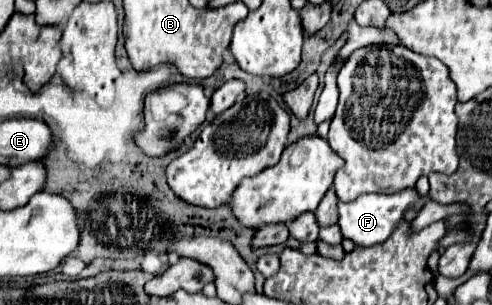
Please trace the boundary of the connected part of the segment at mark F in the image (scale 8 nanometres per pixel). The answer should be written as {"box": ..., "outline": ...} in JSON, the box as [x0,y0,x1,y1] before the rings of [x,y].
{"box":[338,188,420,246],"outline":[[[414,188],[396,192],[396,194],[362,194],[358,196],[354,202],[340,202],[338,204],[338,226],[342,232],[344,240],[352,240],[356,246],[374,246],[374,244],[382,244],[392,230],[396,228],[396,224],[404,218],[404,212],[408,206],[412,206],[416,200],[420,200],[418,192]]]}

